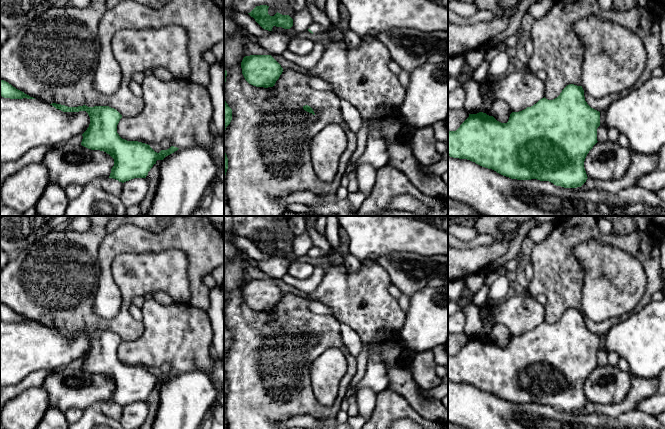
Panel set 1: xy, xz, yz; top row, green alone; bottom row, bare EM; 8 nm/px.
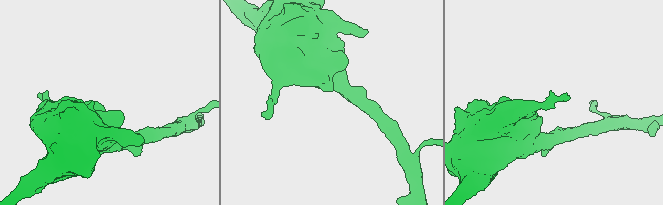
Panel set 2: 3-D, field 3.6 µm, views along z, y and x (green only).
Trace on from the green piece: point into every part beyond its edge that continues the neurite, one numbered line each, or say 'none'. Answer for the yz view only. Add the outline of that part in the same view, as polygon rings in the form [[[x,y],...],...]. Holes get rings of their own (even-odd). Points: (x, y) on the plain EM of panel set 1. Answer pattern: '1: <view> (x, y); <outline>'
none

